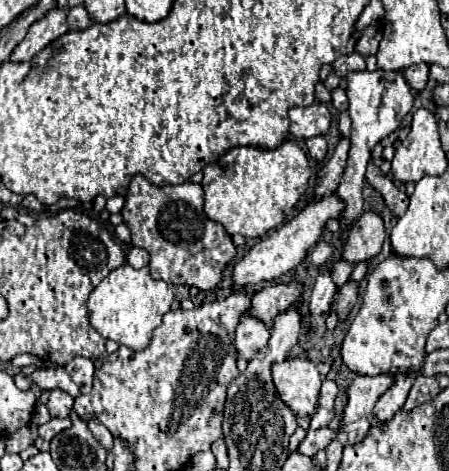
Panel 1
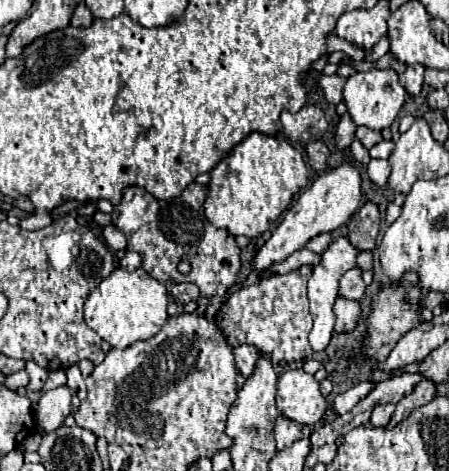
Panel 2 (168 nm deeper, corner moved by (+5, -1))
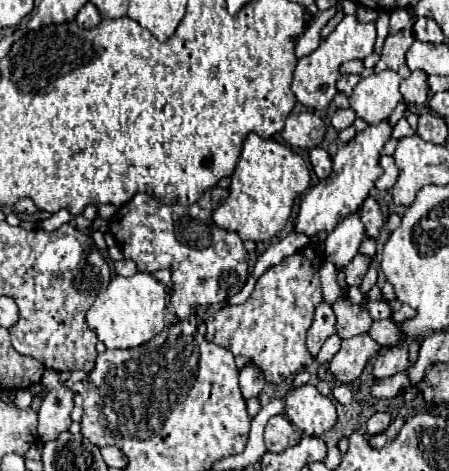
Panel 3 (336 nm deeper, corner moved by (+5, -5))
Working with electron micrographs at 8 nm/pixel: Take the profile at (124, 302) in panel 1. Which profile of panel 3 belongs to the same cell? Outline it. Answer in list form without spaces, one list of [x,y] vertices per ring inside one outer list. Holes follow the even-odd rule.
[[[138,271],[132,277],[116,275],[86,313],[88,327],[106,345],[106,349],[130,349],[148,343],[164,329],[166,287],[152,275]]]

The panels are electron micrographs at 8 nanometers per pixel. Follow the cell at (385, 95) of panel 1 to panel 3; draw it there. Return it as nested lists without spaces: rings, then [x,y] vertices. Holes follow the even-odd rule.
[[[396,71],[364,77],[350,95],[350,109],[354,109],[356,117],[364,119],[368,125],[378,125],[388,119],[402,101],[402,93],[398,91],[400,83],[402,77]]]

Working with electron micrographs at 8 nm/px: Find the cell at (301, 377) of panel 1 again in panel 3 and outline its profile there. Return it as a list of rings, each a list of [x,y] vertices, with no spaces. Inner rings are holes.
[[[310,383],[294,387],[284,397],[286,407],[284,415],[308,435],[322,435],[324,431],[332,429],[336,423],[336,407],[334,403],[320,395],[318,389]]]

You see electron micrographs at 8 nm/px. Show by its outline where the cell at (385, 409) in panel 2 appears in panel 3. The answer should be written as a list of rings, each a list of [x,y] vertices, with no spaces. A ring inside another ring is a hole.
[[[374,413],[374,415],[368,419],[366,429],[368,429],[368,433],[370,433],[370,435],[382,433],[382,431],[386,431],[386,427],[390,425],[390,421],[392,421],[390,413]]]

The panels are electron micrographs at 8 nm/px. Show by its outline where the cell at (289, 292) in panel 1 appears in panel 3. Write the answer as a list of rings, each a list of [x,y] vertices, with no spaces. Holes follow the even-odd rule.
[[[304,247],[302,251],[286,257],[280,265],[270,267],[258,281],[252,291],[252,295],[242,305],[224,305],[212,319],[212,327],[208,329],[206,339],[232,351],[236,357],[236,367],[244,367],[248,363],[254,363],[262,369],[268,383],[282,383],[286,377],[298,373],[300,369],[308,367],[314,357],[306,349],[306,331],[312,323],[314,307],[322,301],[322,289],[320,289],[320,277],[318,267],[322,265],[324,255],[318,253],[312,247]]]

